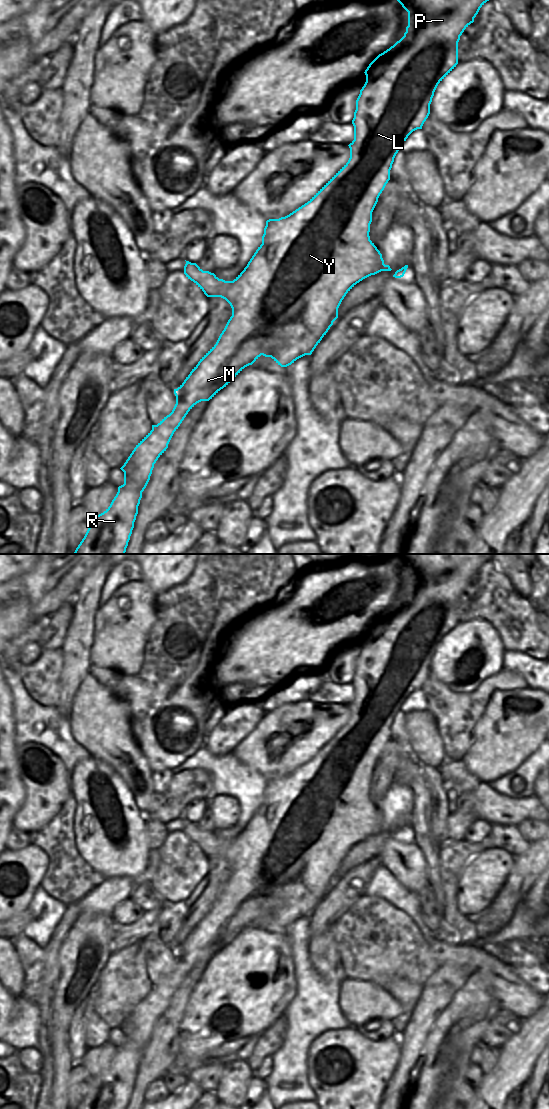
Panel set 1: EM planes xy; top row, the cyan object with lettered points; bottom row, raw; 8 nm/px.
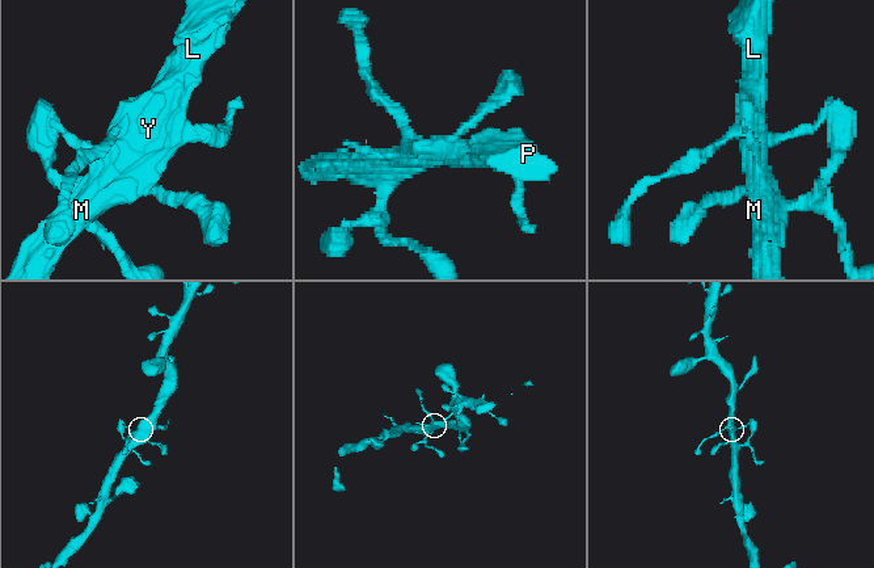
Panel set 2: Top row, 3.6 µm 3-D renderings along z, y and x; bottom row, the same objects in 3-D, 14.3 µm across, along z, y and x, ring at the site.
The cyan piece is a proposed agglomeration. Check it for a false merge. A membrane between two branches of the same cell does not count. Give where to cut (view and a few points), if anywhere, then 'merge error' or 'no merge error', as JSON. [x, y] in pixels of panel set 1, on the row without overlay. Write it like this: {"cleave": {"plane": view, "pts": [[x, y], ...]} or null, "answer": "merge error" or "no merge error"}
{"cleave": null, "answer": "no merge error"}

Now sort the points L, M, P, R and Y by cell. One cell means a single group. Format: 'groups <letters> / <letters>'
groups L M P R Y

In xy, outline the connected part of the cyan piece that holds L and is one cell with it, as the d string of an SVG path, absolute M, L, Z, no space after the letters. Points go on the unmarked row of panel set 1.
M400 554L397 561L408 572L408 586L406 587L404 596L389 609L379 614L369 624L364 632L366 635L366 642L360 650L360 654L356 660L356 670L352 680L352 684L354 686L354 700L348 705L350 708L350 718L348 722L307 763L285 777L281 777L279 779L269 779L266 781L264 794L262 796L262 804L258 807L244 830L233 841L219 839L214 833L203 831L196 823L186 821L184 826L184 834L186 837L193 841L207 857L221 857L225 859L232 868L232 876L228 880L216 904L200 919L184 942L177 949L174 949L176 964L172 972L164 977L157 985L152 985L152 990L136 1005L124 1025L120 1028L124 1032L124 1044L118 1047L118 1052L112 1060L110 1066L103 1073L91 1078L90 1086L76 1109L126 1109L134 1088L136 1076L138 1074L138 1066L142 1058L142 1052L150 1040L154 1024L168 1008L168 1004L174 992L178 989L188 972L197 963L212 959L245 927L252 925L261 915L271 917L281 927L287 927L294 923L297 919L305 915L311 915L316 906L333 885L333 882L338 878L338 868L346 854L363 839L381 831L392 830L389 825L384 824L382 814L370 800L369 792L370 784L372 782L372 772L378 762L380 754L390 740L390 730L396 714L413 691L422 689L424 682L430 674L430 664L438 644L458 624L458 602L460 600L460 596L464 590L474 582L474 578L478 574L480 568L491 559L492 554Z

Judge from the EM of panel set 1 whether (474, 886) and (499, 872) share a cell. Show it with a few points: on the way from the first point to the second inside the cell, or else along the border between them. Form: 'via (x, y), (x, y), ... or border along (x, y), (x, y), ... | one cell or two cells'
via (480, 880), (488, 872), (493, 872) | one cell

